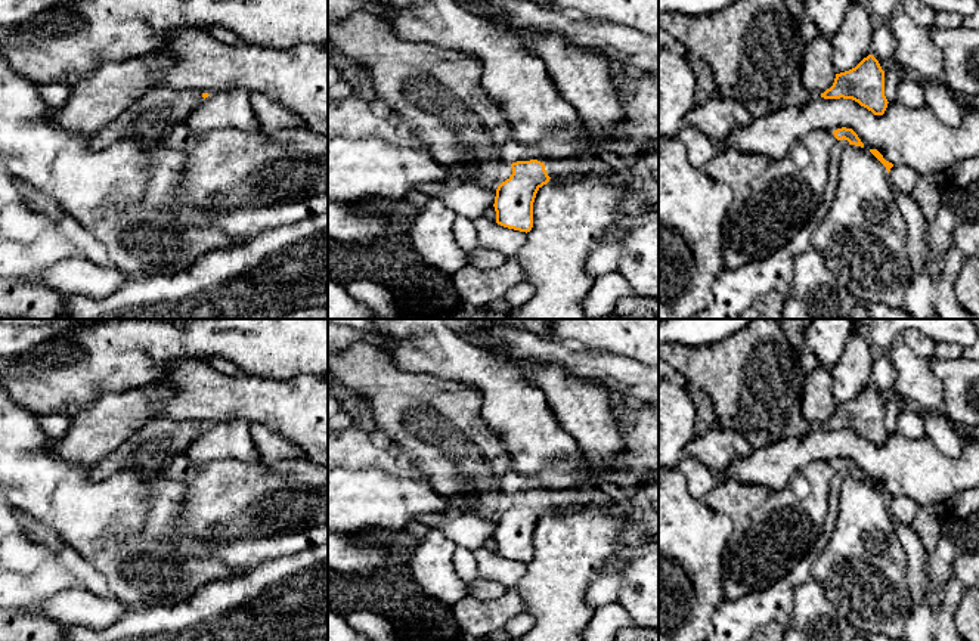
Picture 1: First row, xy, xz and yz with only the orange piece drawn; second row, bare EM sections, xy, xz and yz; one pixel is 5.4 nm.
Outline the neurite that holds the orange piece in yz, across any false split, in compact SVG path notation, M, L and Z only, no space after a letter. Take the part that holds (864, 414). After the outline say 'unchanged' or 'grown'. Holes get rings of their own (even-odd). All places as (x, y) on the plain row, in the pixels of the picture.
M868 385L855 399L836 405L830 419L821 424L824 430L852 430L874 446L883 446L887 439L884 427L884 402L879 391Z; unchanged

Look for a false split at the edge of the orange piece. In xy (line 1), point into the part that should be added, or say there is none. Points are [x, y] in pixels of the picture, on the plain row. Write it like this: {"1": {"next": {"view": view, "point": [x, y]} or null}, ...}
{"1": {"next": null}}

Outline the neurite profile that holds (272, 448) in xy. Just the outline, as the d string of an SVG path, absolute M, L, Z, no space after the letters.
M251 422L250 433L264 465L276 465L288 459L306 458L304 450L292 440L275 433L261 422Z

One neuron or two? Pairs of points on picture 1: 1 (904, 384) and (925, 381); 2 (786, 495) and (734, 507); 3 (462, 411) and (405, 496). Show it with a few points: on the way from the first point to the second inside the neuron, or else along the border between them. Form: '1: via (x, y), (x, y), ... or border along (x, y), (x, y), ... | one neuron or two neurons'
1: via (908, 384), (920, 383) | one neuron
2: via (773, 507), (747, 507) | one neuron
3: border along (427, 480), (442, 491), (452, 504) | two neurons

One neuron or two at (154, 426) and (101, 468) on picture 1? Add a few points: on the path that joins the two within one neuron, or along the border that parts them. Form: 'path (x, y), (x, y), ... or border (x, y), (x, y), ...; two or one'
path (142, 439), (123, 458), (114, 463); one

